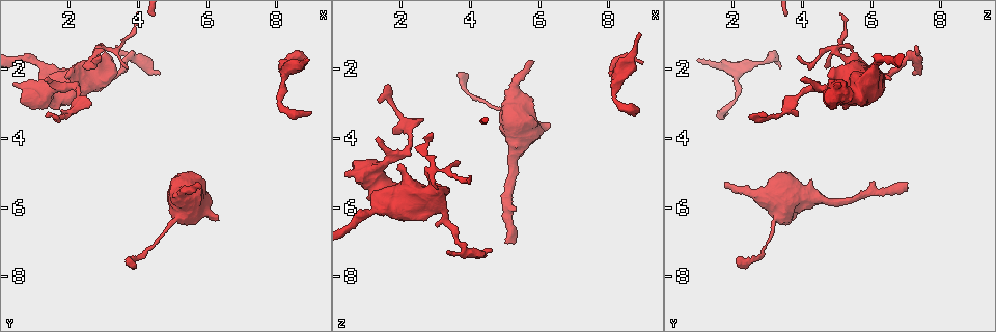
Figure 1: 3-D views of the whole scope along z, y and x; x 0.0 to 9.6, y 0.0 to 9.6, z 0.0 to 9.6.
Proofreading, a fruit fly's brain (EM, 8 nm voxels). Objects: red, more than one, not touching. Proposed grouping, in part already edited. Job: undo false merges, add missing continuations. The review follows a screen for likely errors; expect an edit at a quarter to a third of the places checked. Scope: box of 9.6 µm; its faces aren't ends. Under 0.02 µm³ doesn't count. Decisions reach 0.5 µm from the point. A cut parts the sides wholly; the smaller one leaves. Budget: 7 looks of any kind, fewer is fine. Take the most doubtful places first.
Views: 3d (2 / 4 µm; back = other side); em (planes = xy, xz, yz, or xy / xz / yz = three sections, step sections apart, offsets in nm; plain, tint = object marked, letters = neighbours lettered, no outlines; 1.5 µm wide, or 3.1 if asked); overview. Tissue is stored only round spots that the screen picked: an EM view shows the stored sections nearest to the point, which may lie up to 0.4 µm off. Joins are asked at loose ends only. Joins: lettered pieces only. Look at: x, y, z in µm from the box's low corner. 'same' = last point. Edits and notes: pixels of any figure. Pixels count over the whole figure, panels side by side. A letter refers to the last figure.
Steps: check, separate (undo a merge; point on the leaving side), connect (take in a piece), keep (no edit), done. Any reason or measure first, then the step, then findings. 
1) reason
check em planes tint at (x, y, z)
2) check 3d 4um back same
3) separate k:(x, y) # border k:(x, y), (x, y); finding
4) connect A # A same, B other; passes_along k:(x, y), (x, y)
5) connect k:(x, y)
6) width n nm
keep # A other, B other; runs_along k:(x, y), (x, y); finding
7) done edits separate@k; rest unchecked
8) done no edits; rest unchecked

thin end
check em yz step 4 tint at (8.95, 3.25, 1.85)

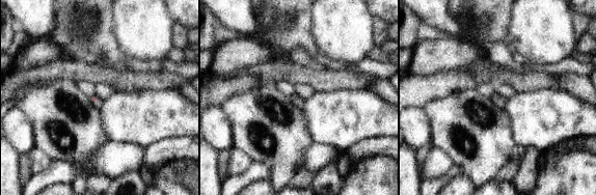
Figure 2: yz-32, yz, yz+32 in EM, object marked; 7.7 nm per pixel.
another direction
check em planes tint same

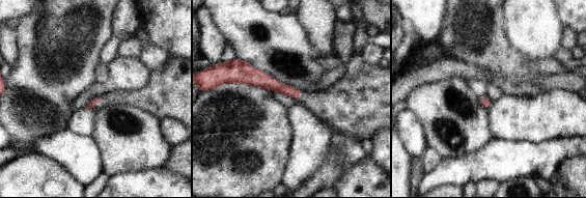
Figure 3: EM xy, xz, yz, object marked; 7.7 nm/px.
what lies round it
check em planes letters same

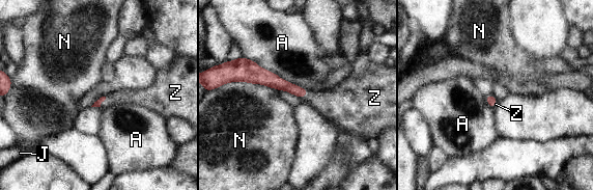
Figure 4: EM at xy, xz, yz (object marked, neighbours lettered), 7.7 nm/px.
connect 4:(120, 96) # A other, J other, N other, Z same; passes_along 4:(97, 103), (103, 101), (120, 96); it goes on there

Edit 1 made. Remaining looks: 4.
end of a long branch
check 3d 2um at (5.05, 5.30, 6.95)

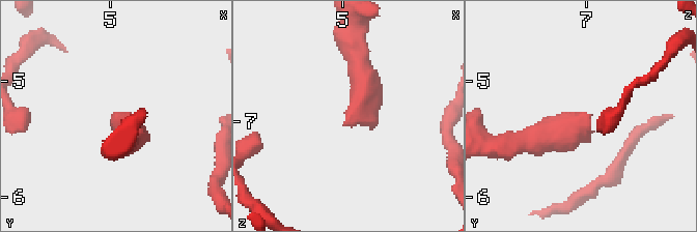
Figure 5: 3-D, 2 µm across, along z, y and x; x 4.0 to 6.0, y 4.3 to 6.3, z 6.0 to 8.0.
check em xz step 4 letters at (5.06, 5.26, 7.00)

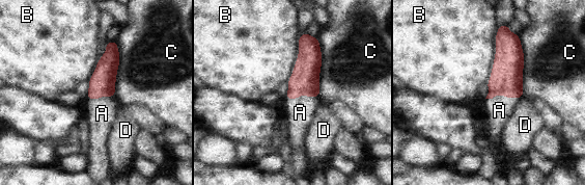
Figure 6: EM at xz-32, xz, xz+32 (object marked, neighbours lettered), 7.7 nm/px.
another direction
check em planes letters same

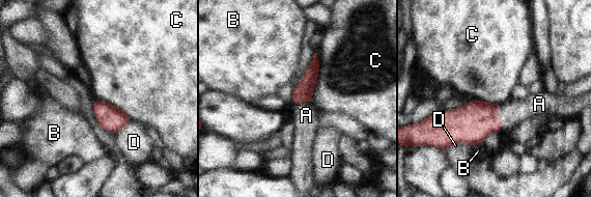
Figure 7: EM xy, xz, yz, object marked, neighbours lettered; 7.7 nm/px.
connect 7:(511, 113) # A same, B other, C other, D other; passes_along 7:(471, 123), (499, 118), (511, 113); the cell continues

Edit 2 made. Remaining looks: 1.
done edits connect@4, connect@7; rest unchecked

